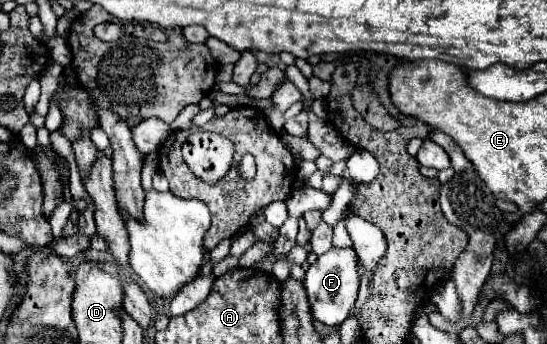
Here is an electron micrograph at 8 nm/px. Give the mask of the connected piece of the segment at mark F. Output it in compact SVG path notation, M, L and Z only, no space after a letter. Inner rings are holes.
M331 248L329 252L321 254L315 264L309 266L305 272L305 290L311 306L311 314L317 322L327 324L327 326L339 326L347 320L347 314L351 306L357 300L359 292L359 274L357 274L357 262L355 262L355 252L351 248L339 250Z

